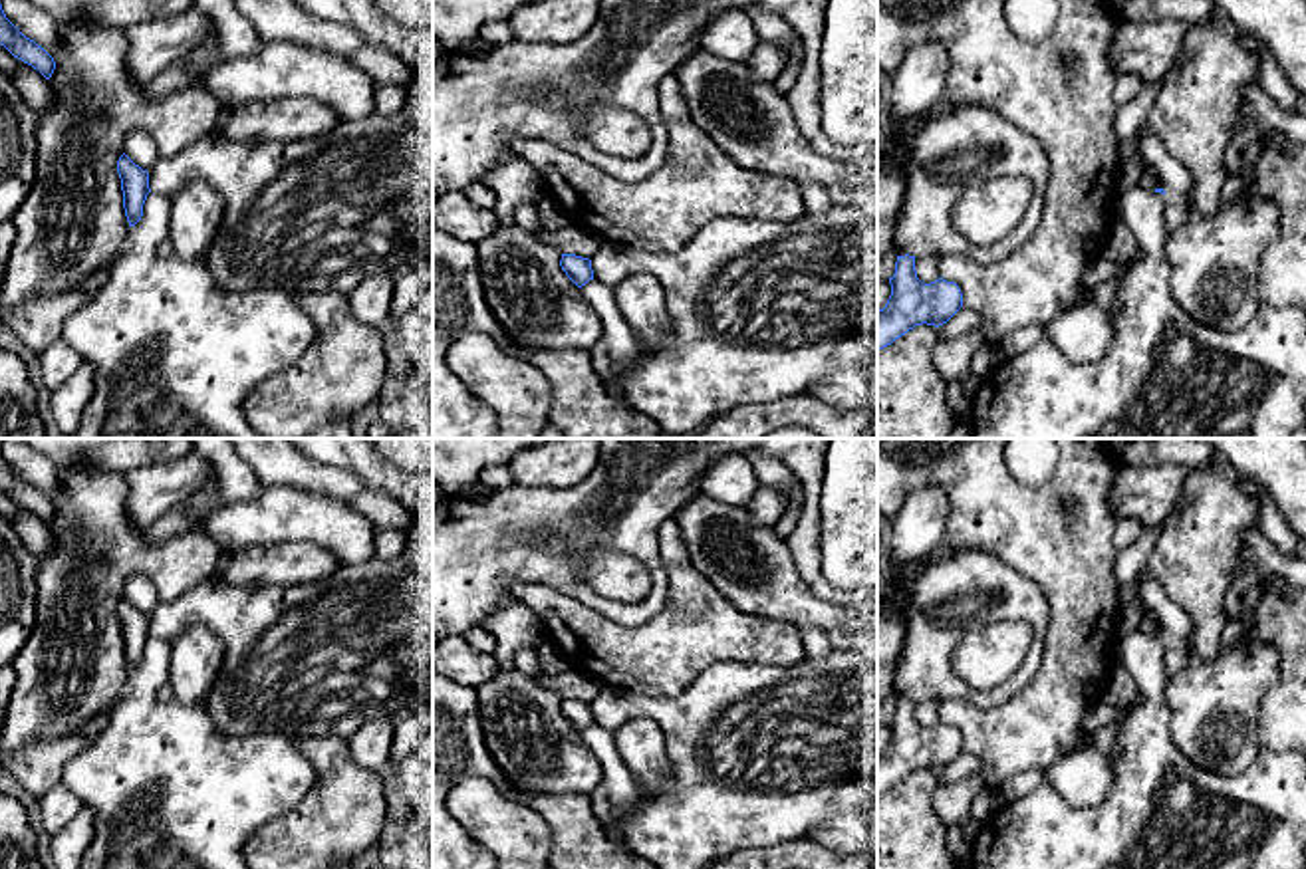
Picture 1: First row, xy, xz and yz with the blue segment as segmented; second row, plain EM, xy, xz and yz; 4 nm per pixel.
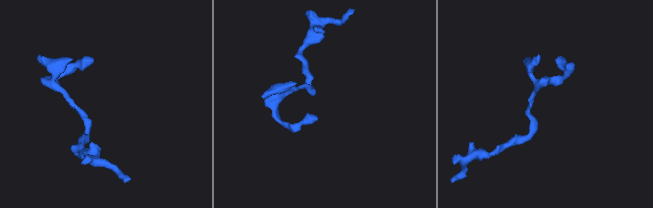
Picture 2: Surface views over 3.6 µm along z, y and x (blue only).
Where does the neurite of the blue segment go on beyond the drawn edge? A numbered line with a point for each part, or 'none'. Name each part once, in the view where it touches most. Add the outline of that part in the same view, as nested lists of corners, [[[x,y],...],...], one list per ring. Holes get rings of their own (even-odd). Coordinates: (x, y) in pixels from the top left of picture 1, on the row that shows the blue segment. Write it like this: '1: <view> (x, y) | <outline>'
none

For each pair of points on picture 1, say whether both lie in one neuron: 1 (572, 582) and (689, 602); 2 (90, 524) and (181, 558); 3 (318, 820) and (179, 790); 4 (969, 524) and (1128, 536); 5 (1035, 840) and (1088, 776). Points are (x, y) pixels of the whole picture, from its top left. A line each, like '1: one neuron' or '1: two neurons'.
1: two neurons
2: one neuron
3: two neurons
4: two neurons
5: two neurons

